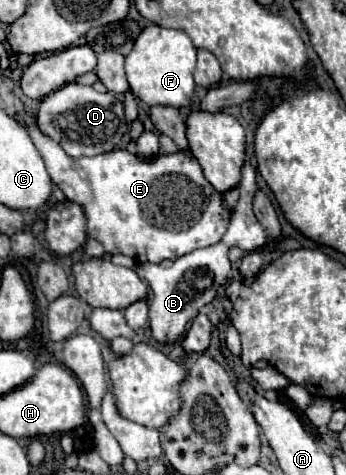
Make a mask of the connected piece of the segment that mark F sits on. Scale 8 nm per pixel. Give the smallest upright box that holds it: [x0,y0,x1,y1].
[125,26,197,108]

